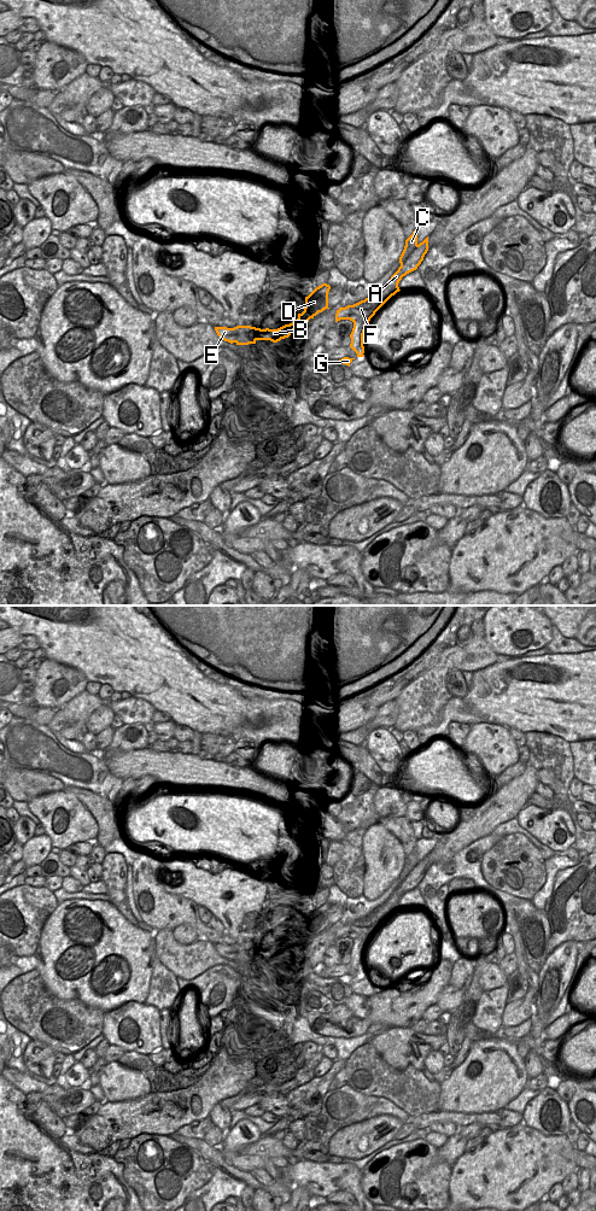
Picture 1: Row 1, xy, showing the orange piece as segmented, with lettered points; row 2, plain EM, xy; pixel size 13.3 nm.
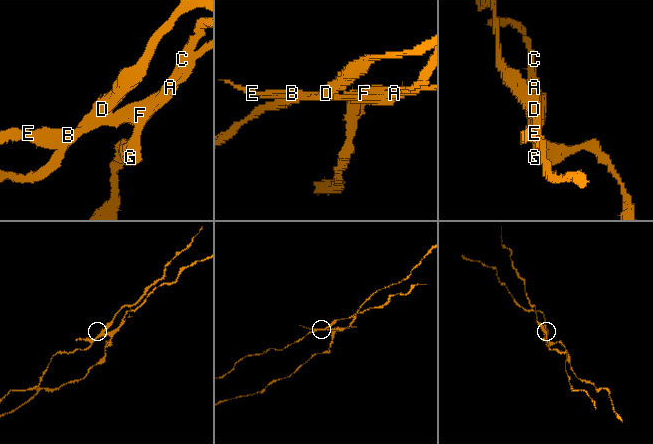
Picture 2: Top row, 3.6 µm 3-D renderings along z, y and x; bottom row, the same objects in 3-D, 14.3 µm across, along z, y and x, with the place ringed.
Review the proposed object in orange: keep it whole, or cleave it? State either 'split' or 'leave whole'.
split

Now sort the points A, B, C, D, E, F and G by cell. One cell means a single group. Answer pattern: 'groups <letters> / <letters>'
groups A B D E F / C G

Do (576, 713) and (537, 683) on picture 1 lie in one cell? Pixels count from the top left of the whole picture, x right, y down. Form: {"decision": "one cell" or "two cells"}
{"decision": "one cell"}

